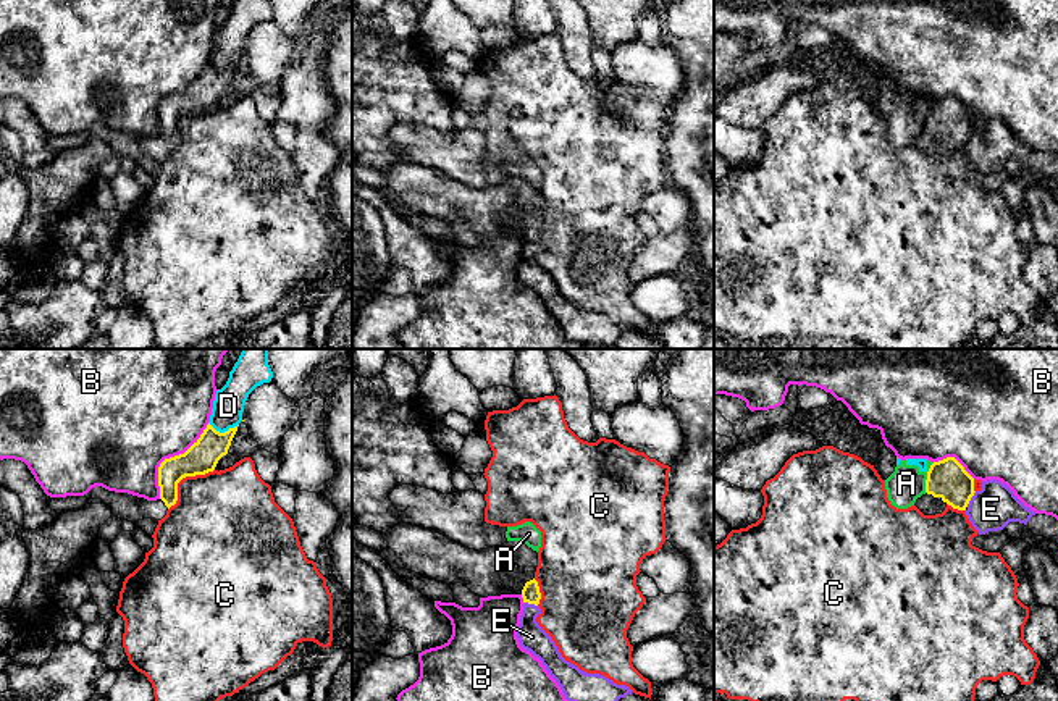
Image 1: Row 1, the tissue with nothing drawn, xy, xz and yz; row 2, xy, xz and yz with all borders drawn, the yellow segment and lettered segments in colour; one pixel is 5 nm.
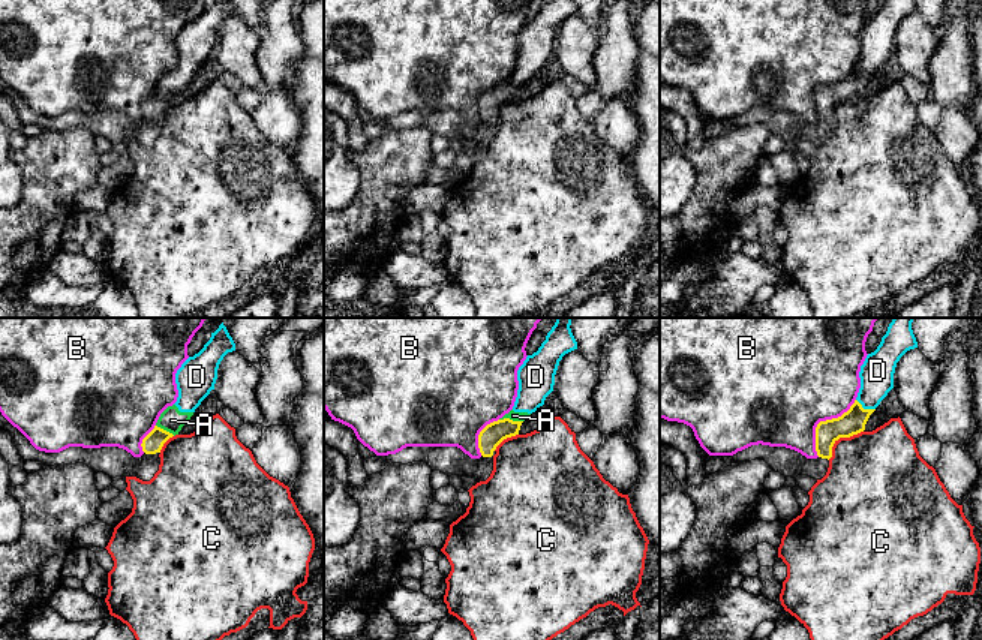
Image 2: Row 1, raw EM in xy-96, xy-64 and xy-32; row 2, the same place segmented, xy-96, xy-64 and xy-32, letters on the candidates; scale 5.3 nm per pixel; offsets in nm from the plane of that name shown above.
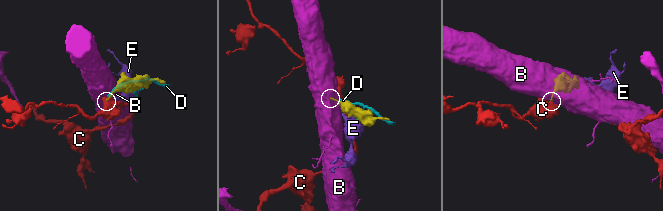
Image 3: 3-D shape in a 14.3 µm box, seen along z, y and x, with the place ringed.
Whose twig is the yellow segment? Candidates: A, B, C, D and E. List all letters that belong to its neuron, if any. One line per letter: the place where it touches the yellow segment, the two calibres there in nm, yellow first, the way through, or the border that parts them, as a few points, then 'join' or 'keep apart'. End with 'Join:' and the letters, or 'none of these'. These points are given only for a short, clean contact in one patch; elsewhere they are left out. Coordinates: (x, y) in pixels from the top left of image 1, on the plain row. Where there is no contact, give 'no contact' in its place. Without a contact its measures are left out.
A: meets yellow in yz at (927, 115); 200 nm thick on the yellow side, 180 nm on the other; border along yz (934, 100), (927, 110), (924, 130); keep apart
B: meets yellow in xy at (170, 96); 160 nm thick on the yellow side, 500 nm on the other; keep apart
C: meets yellow in xy at (183, 115); 160 nm thick on the yellow side, 420 nm on the other; border along xy (214, 107), (186, 113), (178, 121), (178, 138), (168, 147); keep apart
D: meets yellow in xy at (225, 70); 160 nm thick on the yellow side, 160 nm on the other; keep apart
E: meets yellow in yz at (969, 138); 200 nm thick on the yellow side, 220 nm on the other; keep apart
Join: none of these

